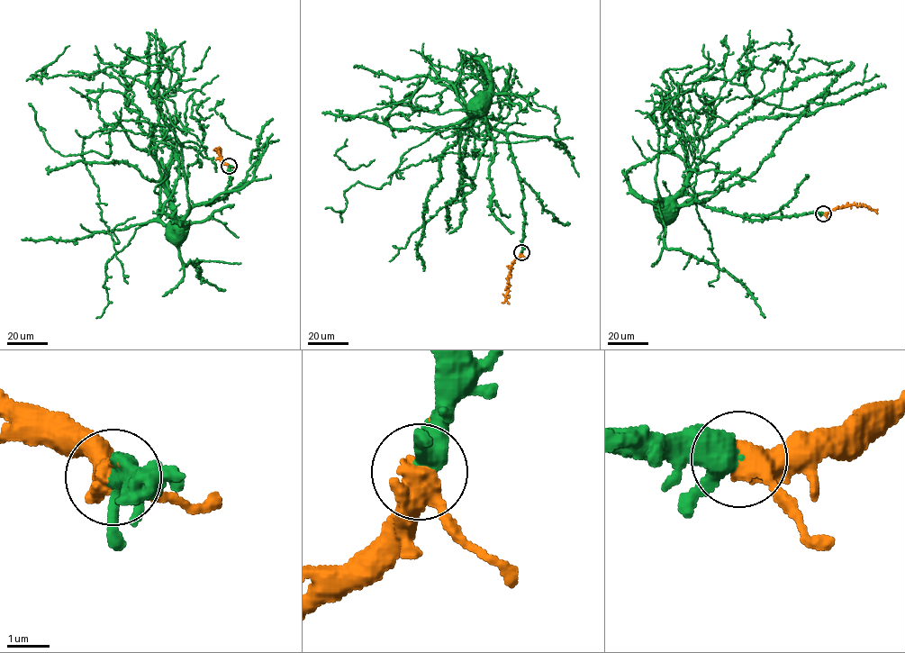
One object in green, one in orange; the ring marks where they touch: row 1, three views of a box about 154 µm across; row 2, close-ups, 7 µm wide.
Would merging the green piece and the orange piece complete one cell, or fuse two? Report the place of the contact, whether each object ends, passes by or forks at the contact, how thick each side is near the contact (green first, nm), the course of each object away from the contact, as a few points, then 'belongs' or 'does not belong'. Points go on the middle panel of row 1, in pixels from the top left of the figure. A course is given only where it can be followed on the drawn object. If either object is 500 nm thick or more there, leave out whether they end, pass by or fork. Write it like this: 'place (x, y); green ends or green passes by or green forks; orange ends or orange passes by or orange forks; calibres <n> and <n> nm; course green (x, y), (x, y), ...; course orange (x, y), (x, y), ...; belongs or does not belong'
place (521, 252); green passes by; orange forks; calibres 460 and 400 nm; course green (520, 252), (524, 222), (522, 185), (509, 141), (482, 115), (482, 104); course orange (520, 253), (511, 266), (507, 293), (502, 303); belongs

